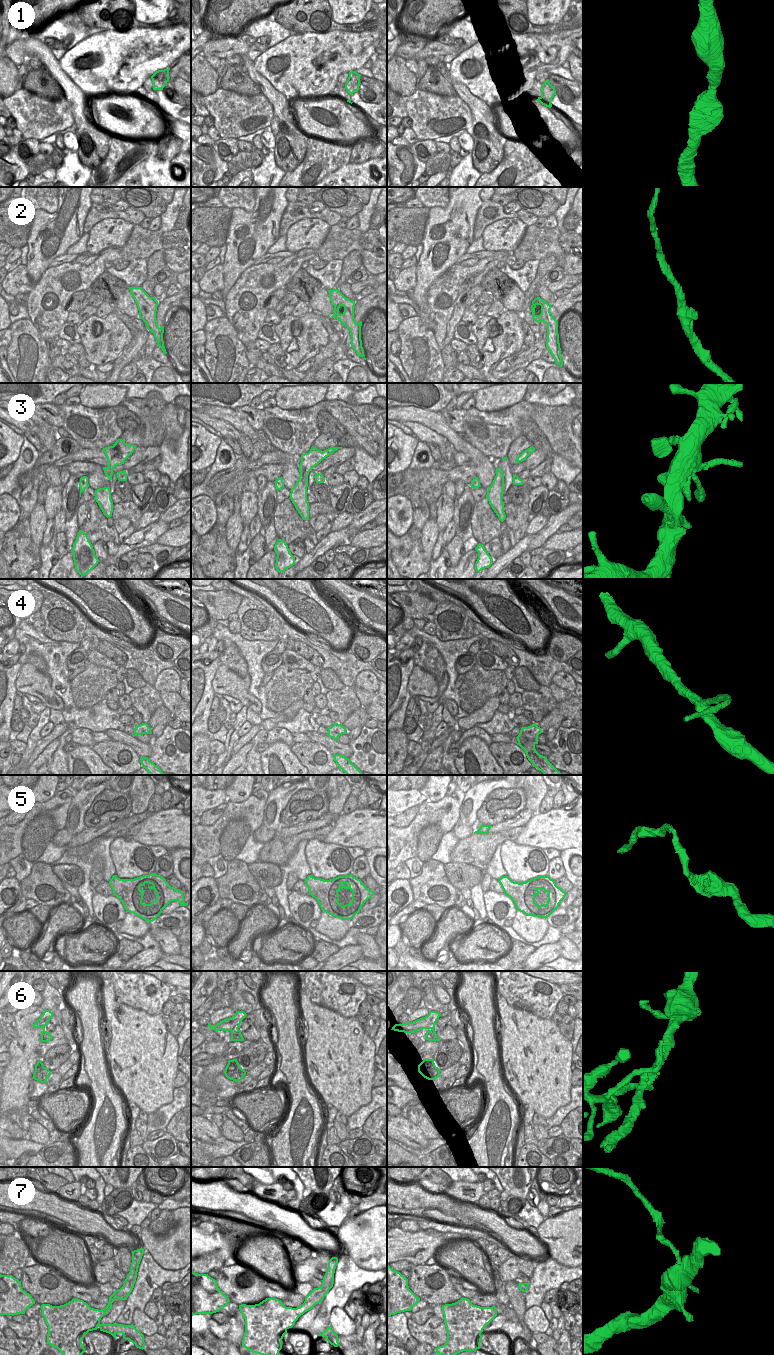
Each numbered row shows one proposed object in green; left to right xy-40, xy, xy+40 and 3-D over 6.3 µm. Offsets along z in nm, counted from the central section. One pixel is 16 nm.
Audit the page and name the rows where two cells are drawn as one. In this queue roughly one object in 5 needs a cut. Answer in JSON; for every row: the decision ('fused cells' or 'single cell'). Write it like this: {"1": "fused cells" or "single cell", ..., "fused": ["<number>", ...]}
{"1": "single cell", "2": "single cell", "3": "single cell", "4": "single cell", "5": "single cell", "6": "fused cells", "7": "fused cells", "fused": ["6", "7"]}

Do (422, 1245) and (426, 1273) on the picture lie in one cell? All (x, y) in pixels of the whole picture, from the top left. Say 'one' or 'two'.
two

